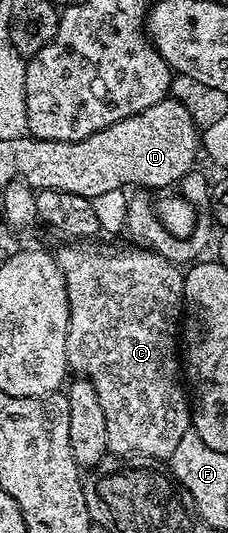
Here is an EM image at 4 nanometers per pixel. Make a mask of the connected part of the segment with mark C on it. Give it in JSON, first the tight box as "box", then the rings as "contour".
{"box":[54,243,192,459],"contour":[[[68,243],[65,249],[55,250],[54,256],[66,283],[68,296],[68,332],[66,333],[66,359],[68,368],[83,380],[94,383],[98,403],[102,403],[102,415],[106,415],[106,432],[110,443],[109,454],[121,459],[167,459],[172,456],[174,447],[182,440],[182,435],[190,432],[192,410],[190,397],[182,380],[182,357],[178,352],[178,326],[182,321],[184,308],[184,273],[181,266],[167,261],[162,255],[151,253],[144,248],[132,248],[126,253],[107,253],[104,249],[83,249],[83,244]]]}

